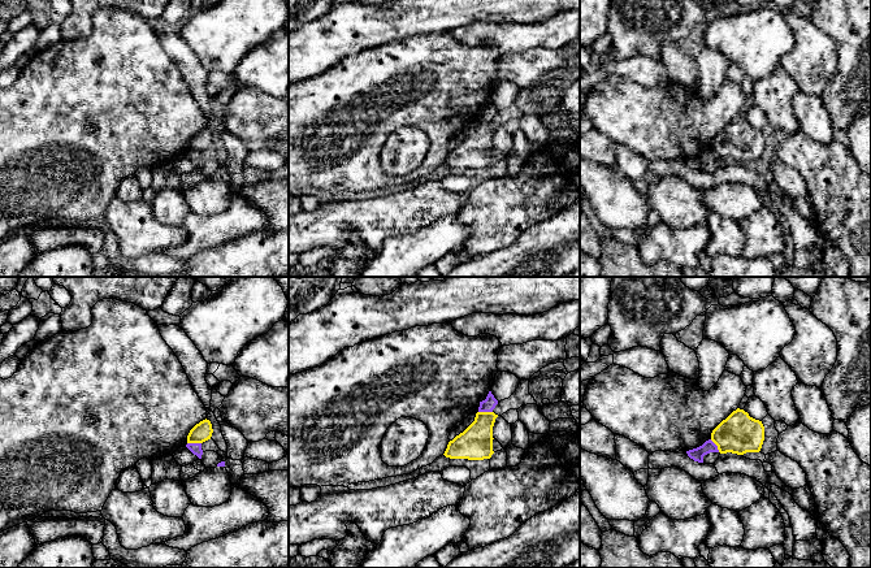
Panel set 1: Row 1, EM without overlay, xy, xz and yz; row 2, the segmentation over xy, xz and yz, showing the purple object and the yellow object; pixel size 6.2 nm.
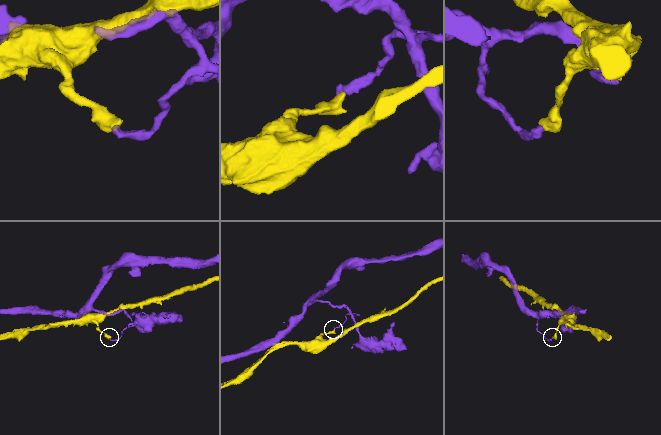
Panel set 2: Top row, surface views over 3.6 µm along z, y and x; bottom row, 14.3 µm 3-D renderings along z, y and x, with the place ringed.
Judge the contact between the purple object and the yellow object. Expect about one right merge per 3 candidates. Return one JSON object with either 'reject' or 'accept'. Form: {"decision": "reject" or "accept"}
{"decision": "reject"}

